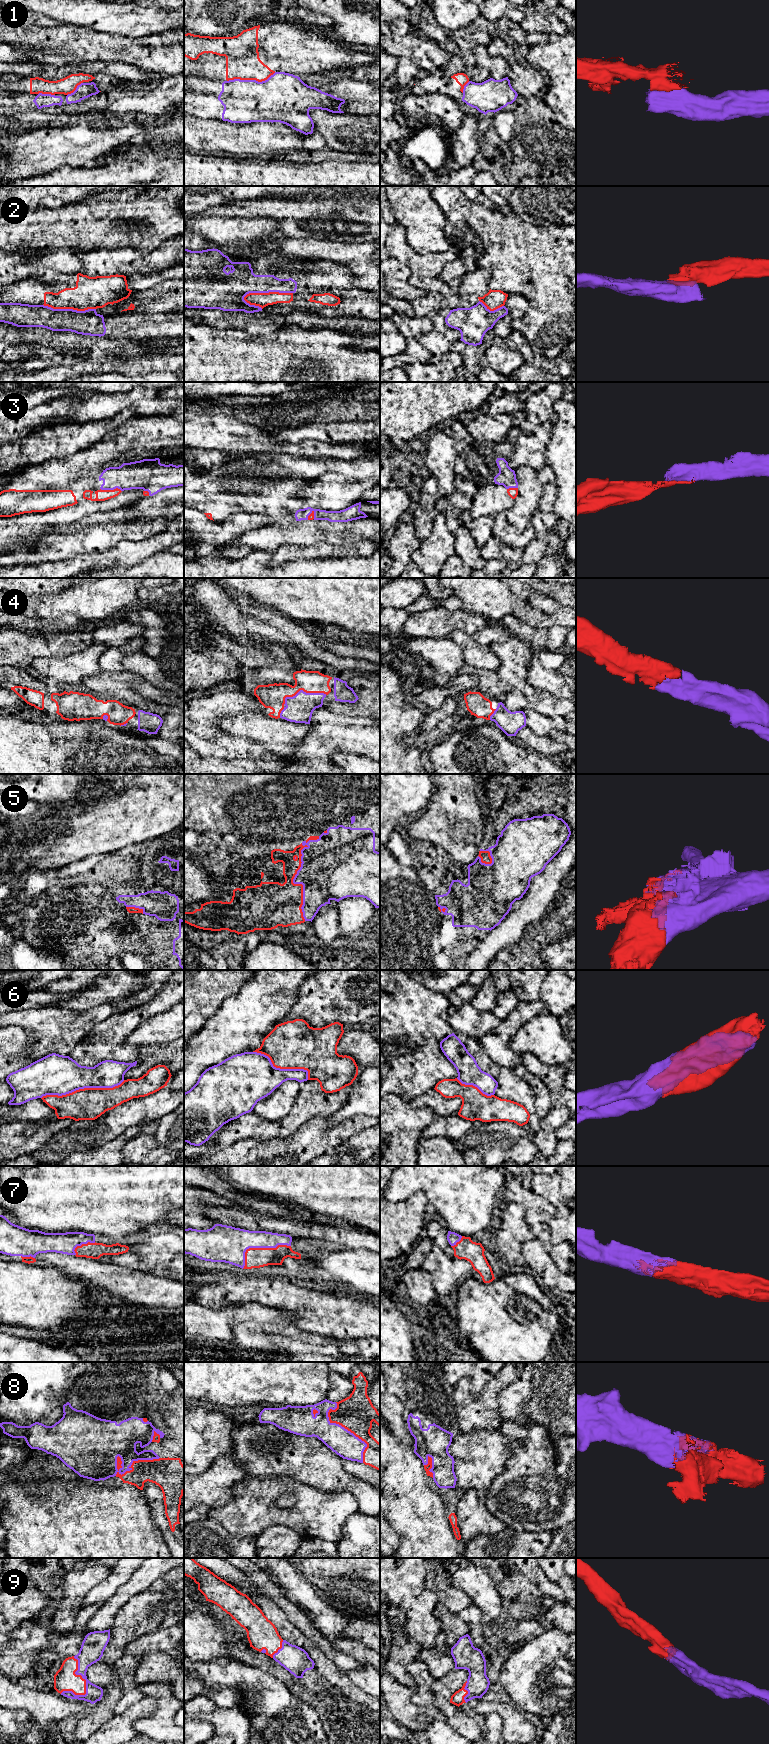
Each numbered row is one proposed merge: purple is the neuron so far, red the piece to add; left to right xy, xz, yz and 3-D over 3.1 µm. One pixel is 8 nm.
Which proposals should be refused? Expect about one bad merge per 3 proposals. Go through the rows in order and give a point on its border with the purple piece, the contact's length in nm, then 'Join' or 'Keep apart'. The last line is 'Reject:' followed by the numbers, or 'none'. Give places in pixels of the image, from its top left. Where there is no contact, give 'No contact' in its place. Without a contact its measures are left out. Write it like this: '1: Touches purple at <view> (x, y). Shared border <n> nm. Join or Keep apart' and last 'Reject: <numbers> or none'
1: Touches purple at xz (251, 80). Shared border 400 nm. Keep apart
2: Touches purple at xz (267, 292). Shared border 400 nm. Keep apart
3: Touches purple at xy (111, 489). Shared border 180 nm. Join
4: Touches purple at xz (302, 690). Shared border 360 nm. Join
5: Touches purple at xz (294, 878). Shared border 700 nm. Join
6: Touches purple at xy (82, 1088). Shared border 700 nm. Keep apart
7: Touches purple at xz (259, 1247). Shared border 440 nm. Join
8: Touches purple at xy (135, 1460). Shared border 380 nm. Join
9: Touches purple at xy (79, 1674). Shared border 340 nm. Join
Reject: 1, 2, 6

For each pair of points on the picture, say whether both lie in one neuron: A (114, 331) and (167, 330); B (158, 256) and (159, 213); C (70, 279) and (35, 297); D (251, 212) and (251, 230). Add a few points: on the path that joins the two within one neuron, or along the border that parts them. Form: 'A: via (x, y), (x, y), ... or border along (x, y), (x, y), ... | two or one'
A: via (127, 328), (154, 328) | one
B: border along (160, 246), (149, 252), (135, 249) | two
C: via (61, 288), (59, 290), (44, 291) | one
D: border along (228, 216), (272, 218), (274, 220) | two

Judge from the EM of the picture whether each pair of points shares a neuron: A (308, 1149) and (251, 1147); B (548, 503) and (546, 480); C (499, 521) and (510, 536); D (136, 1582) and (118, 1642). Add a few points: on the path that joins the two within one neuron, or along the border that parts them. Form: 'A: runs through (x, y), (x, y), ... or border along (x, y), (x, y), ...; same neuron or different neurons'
A: runs through (294, 1146), (265, 1147); same neuron
B: runs through (548, 497), (548, 486); same neuron
C: runs through (501, 525), (506, 532); same neuron
D: border along (151, 1585), (132, 1596), (116, 1613); different neurons

